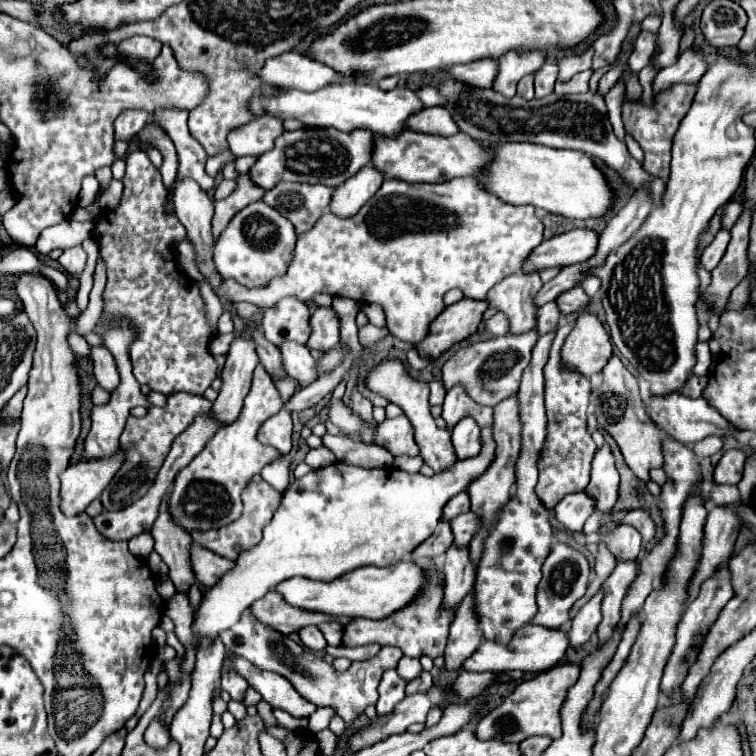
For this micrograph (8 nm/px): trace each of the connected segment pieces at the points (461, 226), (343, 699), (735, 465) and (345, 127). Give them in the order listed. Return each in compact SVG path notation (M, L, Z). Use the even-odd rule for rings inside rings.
M475 176L453 178L441 184L409 184L387 178L377 194L351 218L339 218L331 212L323 214L319 222L297 238L295 262L287 274L271 280L265 288L241 288L235 280L223 280L219 290L221 298L233 302L255 302L263 308L277 304L285 296L297 296L309 302L315 294L323 292L332 297L347 297L357 302L381 304L387 314L387 328L403 342L417 344L429 334L431 322L445 308L443 294L459 288L466 298L485 300L491 286L501 282L507 274L523 270L527 256L541 244L543 224L533 206L513 206L487 192L483 182Z
M251 608L243 612L245 618L241 618L235 626L223 630L219 638L223 640L225 648L237 656L247 658L261 670L271 670L281 676L285 676L293 688L315 706L331 706L337 710L337 714L345 720L345 724L351 724L367 706L377 702L377 686L381 680L381 674L389 668L395 668L399 658L403 656L399 648L383 646L381 652L365 662L353 662L349 670L337 672L331 664L327 664L323 658L315 656L309 650L303 650L297 642L293 642L289 636L279 634L277 630L271 630L271 626L263 626L253 614Z
M727 450L713 472L715 484L737 484L743 476L743 464L745 464L745 452Z
M343 82L331 84L317 92L299 92L299 90L281 90L275 98L263 98L257 94L251 100L251 112L255 114L275 114L283 120L301 120L307 126L315 128L337 128L343 132L351 132L357 128L369 128L375 136L393 138L395 134L407 130L407 120L423 110L423 102L411 88L395 88L395 90L379 90L373 84L359 84L359 82Z

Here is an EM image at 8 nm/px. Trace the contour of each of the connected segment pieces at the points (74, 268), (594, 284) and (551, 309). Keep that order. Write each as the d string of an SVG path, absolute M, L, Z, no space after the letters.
M77 246L77 248L67 248L67 250L63 252L63 256L59 258L59 264L65 268L67 274L79 278L79 276L83 274L83 270L85 270L87 254L85 254L85 250L83 250L81 246Z
M587 276L587 278L583 278L583 280L579 282L579 286L581 286L591 298L595 298L595 296L599 294L599 278L595 280L593 276Z
M549 302L549 304L541 306L541 308L539 308L539 318L537 318L539 336L541 336L541 334L547 334L547 332L553 330L553 328L557 328L557 326L559 326L559 320L561 320L561 314L559 314L555 302Z

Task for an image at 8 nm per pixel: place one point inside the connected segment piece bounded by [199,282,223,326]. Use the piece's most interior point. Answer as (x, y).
(214, 308)

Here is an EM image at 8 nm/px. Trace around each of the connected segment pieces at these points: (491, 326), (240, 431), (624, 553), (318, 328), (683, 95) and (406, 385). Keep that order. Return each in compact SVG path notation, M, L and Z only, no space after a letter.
M497 312L493 318L489 318L489 320L485 322L485 328L487 328L493 336L503 336L503 334L507 334L507 330L509 330L509 320L507 320L507 316L505 316L503 312Z
M259 364L253 372L253 384L251 390L245 398L241 416L225 426L205 444L201 454L197 454L175 478L173 490L169 494L169 514L187 532L191 530L211 530L211 528L221 528L239 518L243 512L243 502L241 502L241 492L247 486L247 482L263 470L269 462L275 458L281 458L279 450L267 448L257 440L257 430L259 426L277 414L283 406L283 400L271 382L269 374L263 370Z
M619 526L603 540L619 560L637 560L641 554L641 534L631 526Z
M319 306L311 318L313 332L307 346L317 352L327 352L331 344L339 342L339 318L333 306Z
M677 84L665 92L661 92L659 96L655 96L655 106L647 108L641 102L629 102L625 100L623 104L623 122L625 122L625 130L641 144L643 152L645 152L645 162L643 168L647 170L647 174L657 176L667 180L669 178L669 162L671 162L671 146L673 146L673 136L679 128L679 122L683 120L683 114L687 114L693 96L695 96L697 86L695 84Z
M385 358L377 366L373 366L365 378L365 386L371 392L387 398L389 402L393 402L405 410L405 414L413 426L415 442L421 450L421 458L425 460L427 466L431 466L439 474L439 470L447 470L447 466L451 466L451 462L455 462L455 450L451 444L451 434L447 430L439 430L435 424L435 418L431 416L431 410L429 410L431 406L427 400L429 398L429 384L411 378L405 370L405 364L399 358Z

